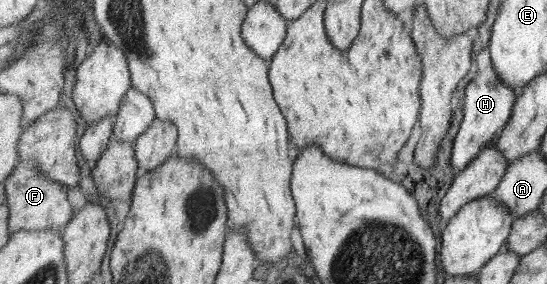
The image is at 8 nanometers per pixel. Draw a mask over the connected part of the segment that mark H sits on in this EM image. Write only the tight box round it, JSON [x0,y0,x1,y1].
[450,64,518,175]

